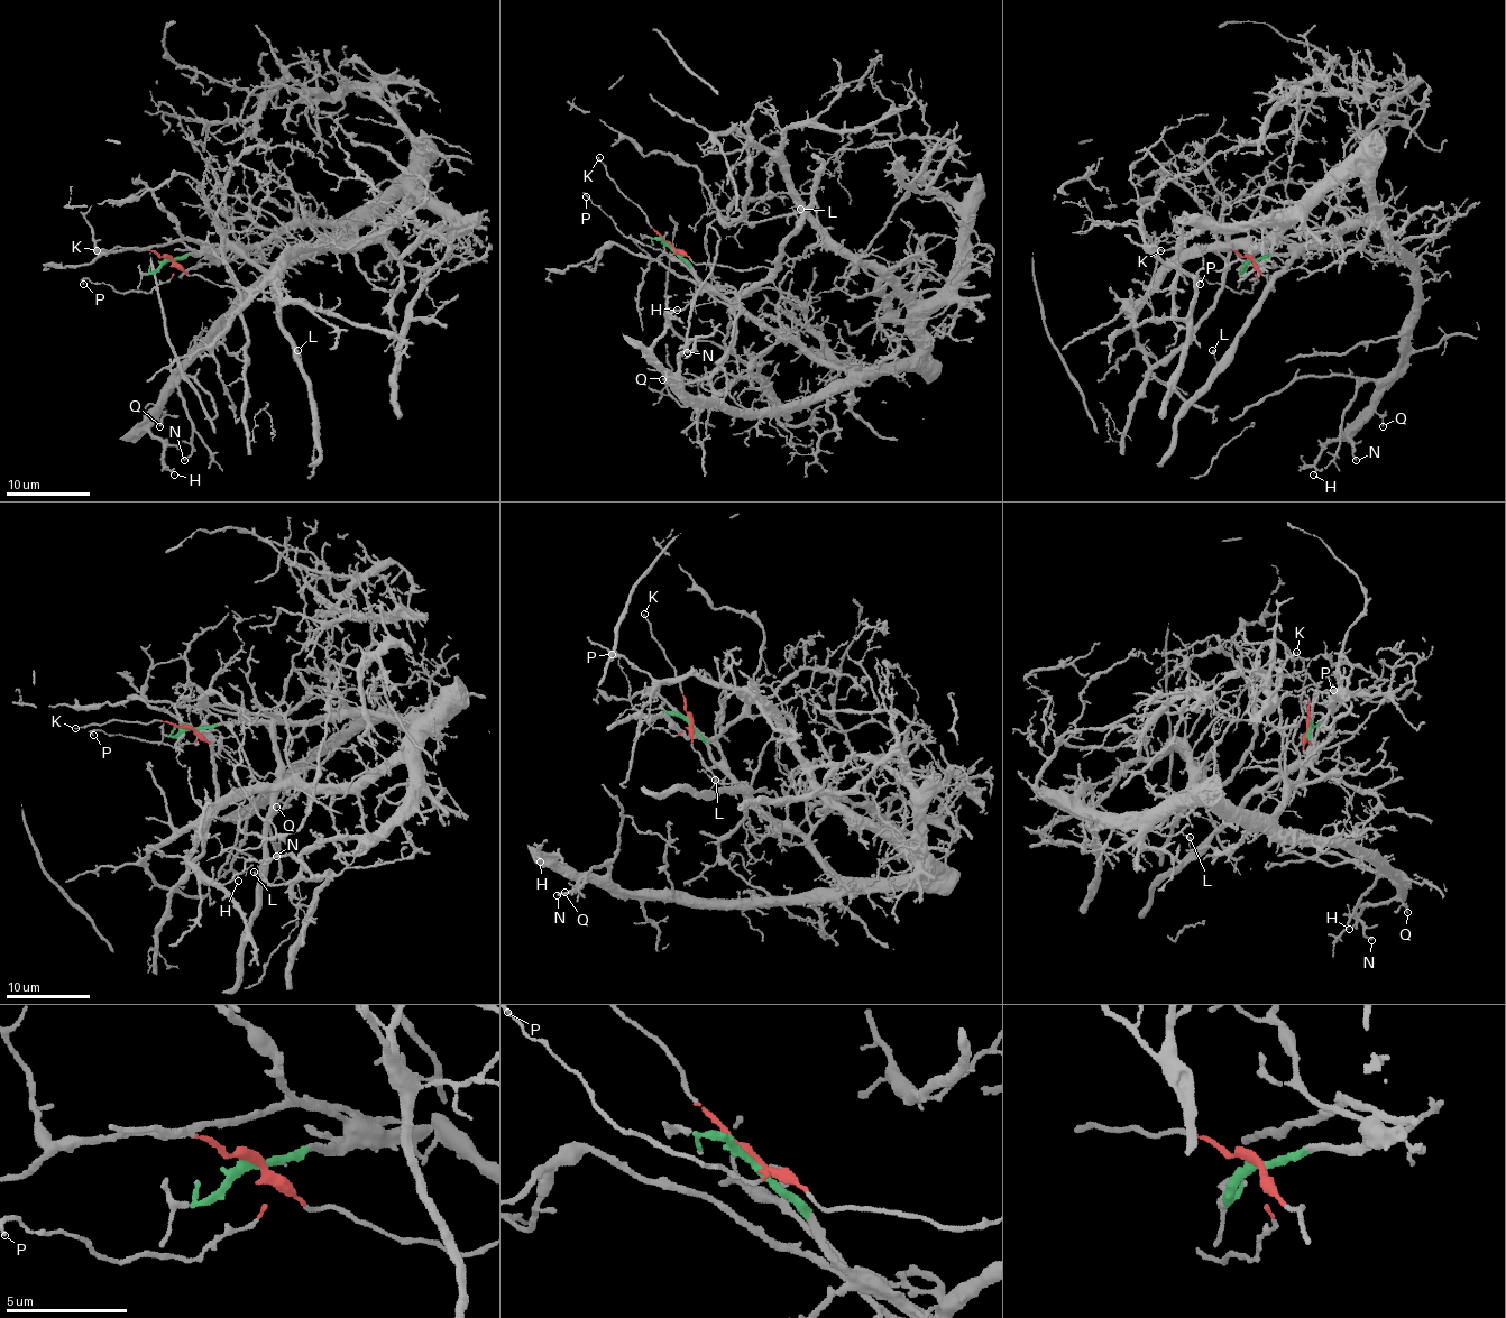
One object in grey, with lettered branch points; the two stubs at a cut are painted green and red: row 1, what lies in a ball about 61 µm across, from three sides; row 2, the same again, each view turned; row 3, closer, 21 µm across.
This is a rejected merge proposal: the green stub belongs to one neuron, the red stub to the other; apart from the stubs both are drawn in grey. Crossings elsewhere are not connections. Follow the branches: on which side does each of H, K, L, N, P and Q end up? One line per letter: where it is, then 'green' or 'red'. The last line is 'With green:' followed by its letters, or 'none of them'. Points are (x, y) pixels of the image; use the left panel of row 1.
H: (174, 475) | green
K: (97, 250) | red
L: (297, 350) | red
N: (184, 460) | green
P: (83, 284) | red
Q: (159, 426) | green
With green: H, N, Q

